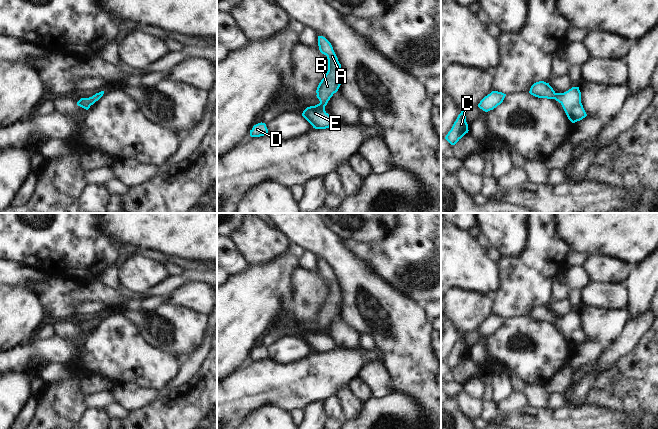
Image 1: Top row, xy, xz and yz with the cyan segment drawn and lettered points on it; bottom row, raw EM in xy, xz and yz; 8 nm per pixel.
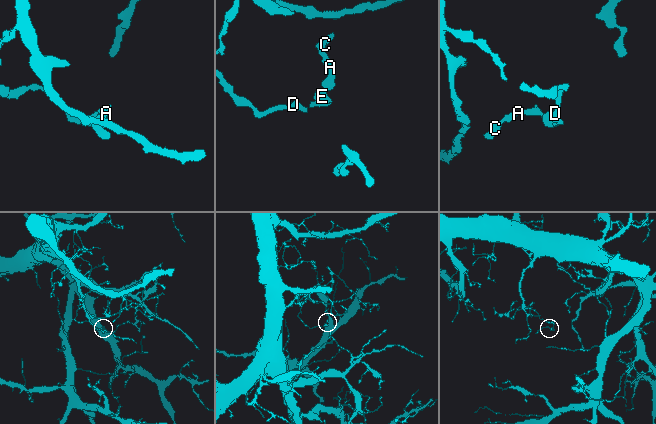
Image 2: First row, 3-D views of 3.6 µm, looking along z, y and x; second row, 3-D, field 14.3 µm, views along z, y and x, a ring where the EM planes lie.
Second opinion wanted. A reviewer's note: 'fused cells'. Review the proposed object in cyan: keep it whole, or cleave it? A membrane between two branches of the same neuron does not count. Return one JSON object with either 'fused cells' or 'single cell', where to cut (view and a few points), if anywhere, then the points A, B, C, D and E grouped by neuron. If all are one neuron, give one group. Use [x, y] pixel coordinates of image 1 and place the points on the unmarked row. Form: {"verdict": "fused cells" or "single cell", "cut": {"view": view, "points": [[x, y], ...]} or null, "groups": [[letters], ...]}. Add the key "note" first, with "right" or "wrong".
{"note": "wrong", "verdict": "single cell", "cut": null, "groups": [["A", "B", "C", "D", "E"]]}

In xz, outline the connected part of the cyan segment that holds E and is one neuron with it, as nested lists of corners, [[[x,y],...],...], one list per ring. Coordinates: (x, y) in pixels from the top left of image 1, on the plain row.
[[[318,260],[318,270],[322,278],[327,280],[328,295],[319,307],[316,317],[320,327],[307,331],[302,340],[315,353],[326,353],[335,349],[333,341],[325,335],[330,322],[336,317],[341,309],[343,297],[341,288],[333,274],[331,267],[323,260]]]

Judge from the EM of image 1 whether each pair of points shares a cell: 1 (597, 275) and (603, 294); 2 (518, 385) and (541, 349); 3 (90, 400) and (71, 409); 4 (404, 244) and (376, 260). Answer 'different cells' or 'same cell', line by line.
1: different cells
2: different cells
3: different cells
4: same cell

